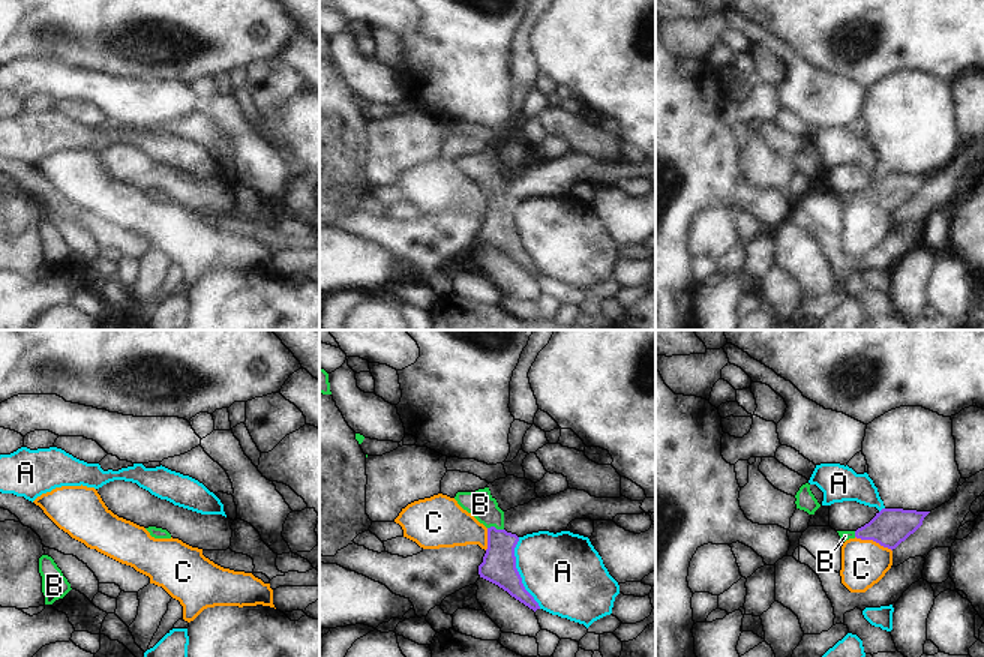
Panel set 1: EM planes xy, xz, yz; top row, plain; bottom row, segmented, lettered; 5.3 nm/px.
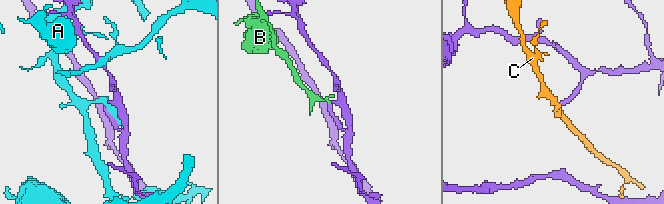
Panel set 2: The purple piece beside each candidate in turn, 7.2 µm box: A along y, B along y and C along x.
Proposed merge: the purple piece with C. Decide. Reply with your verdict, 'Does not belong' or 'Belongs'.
Does not belong.

